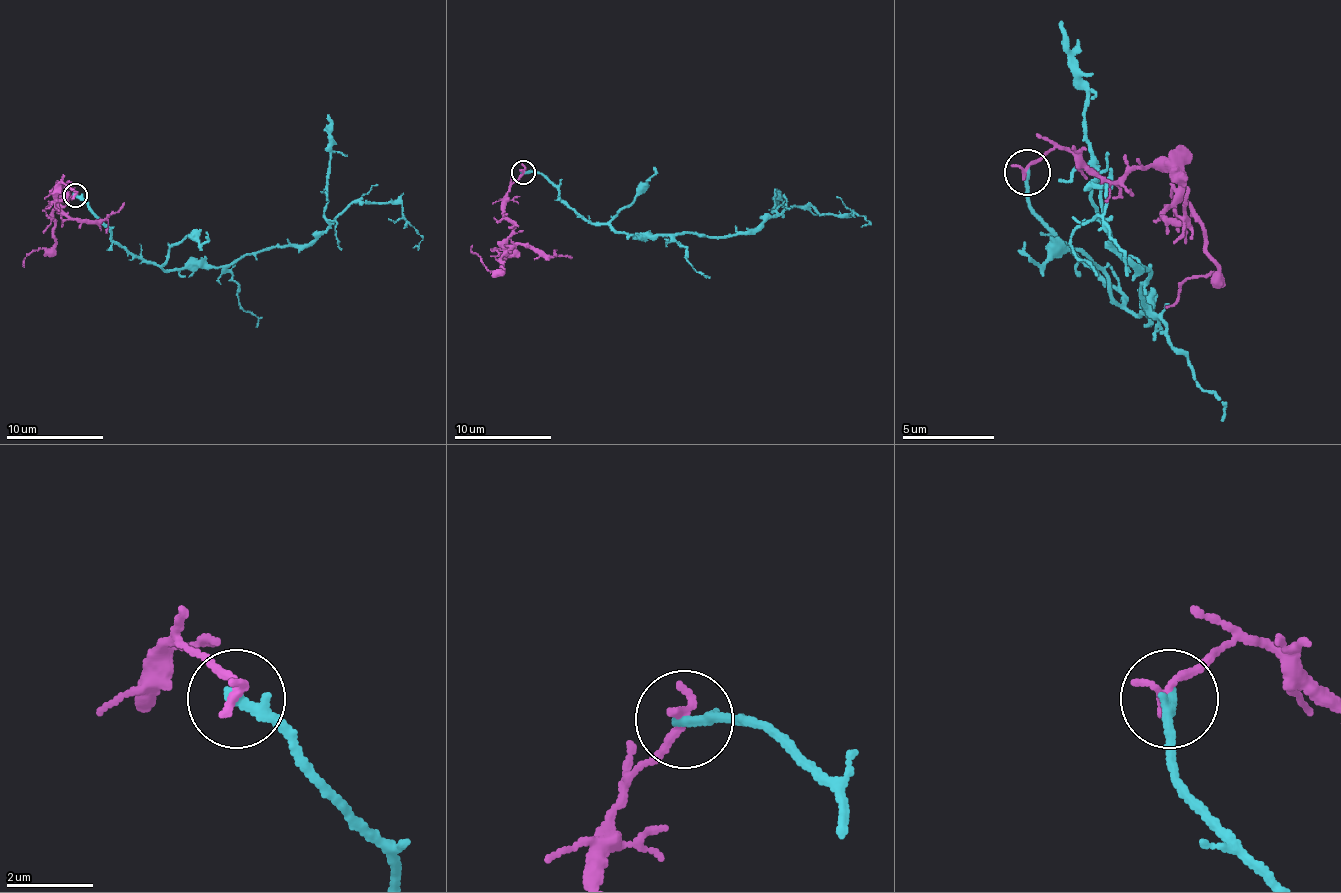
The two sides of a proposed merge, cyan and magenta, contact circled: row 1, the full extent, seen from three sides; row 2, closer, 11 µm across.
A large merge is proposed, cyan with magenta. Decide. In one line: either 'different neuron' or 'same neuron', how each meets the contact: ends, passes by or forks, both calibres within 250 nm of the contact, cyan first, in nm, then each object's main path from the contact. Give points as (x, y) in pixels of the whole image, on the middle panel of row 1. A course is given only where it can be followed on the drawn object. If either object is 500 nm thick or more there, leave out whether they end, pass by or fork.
different neuron | cyan ends | magenta ends | 280/240 nm | cyan via (524, 171), (538, 171), (577, 213), (619, 232), (753, 235), (802, 205), (858, 213), (870, 222), (860, 227) | magenta via (524, 171), (509, 188), (504, 215), (511, 222), (511, 230), (502, 274), (492, 274), (470, 249), (472, 244)

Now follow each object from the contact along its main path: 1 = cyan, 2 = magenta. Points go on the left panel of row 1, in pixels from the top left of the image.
1: (76, 194), (129, 253), (171, 270), (305, 246), (354, 202), (398, 202), (422, 238), (412, 248)
2: (76, 194), (61, 182), (56, 199), (63, 197), (63, 192), (58, 192), (54, 246), (32, 250), (24, 267)

